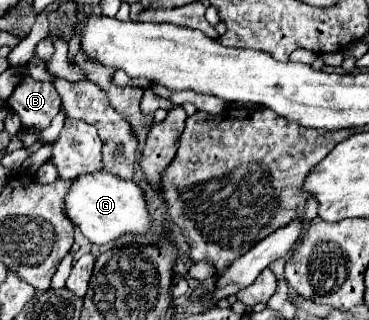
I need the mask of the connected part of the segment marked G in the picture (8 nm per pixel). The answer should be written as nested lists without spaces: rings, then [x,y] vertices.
[[[83,173],[73,179],[65,195],[65,215],[71,219],[81,233],[97,245],[105,245],[125,233],[135,233],[145,237],[149,231],[149,213],[143,199],[143,191],[133,183],[119,179],[111,173]]]

